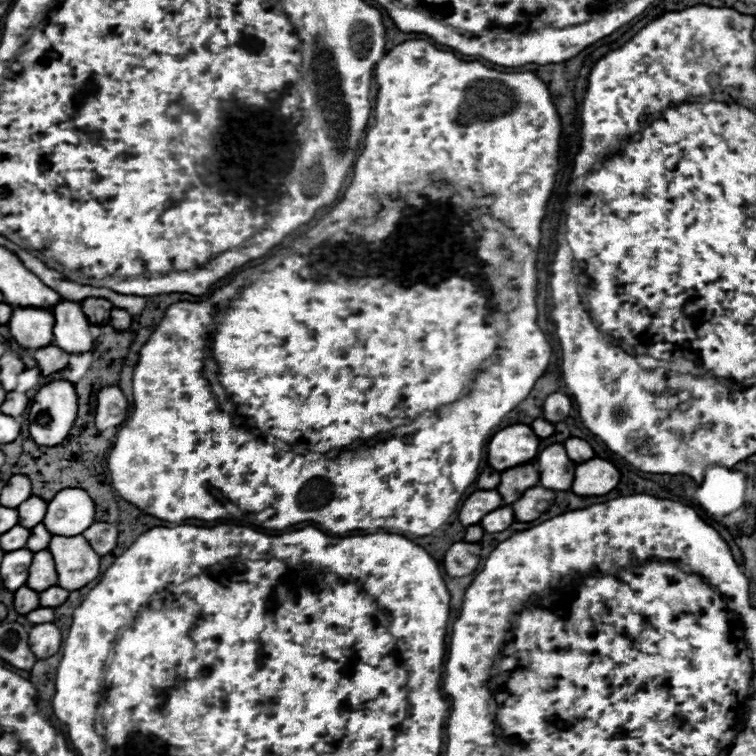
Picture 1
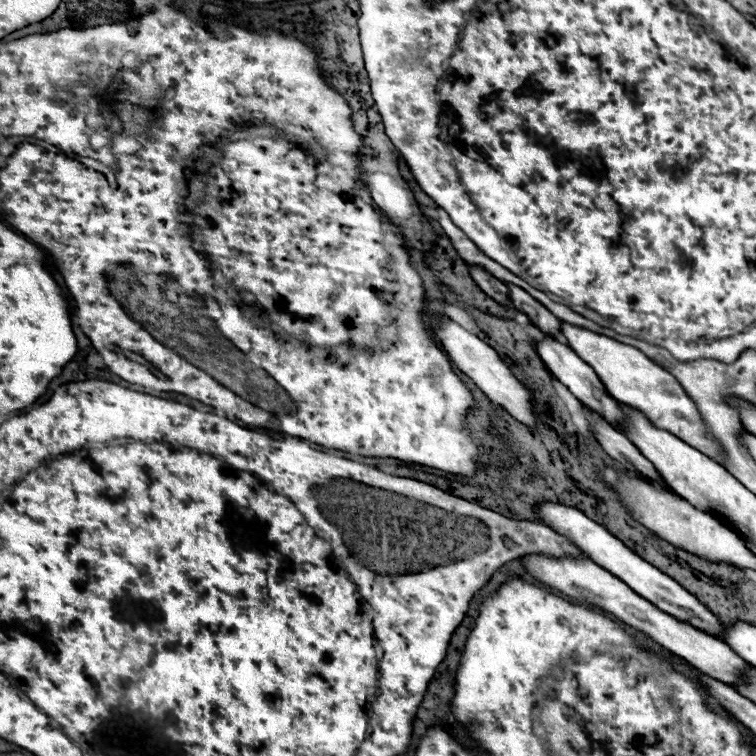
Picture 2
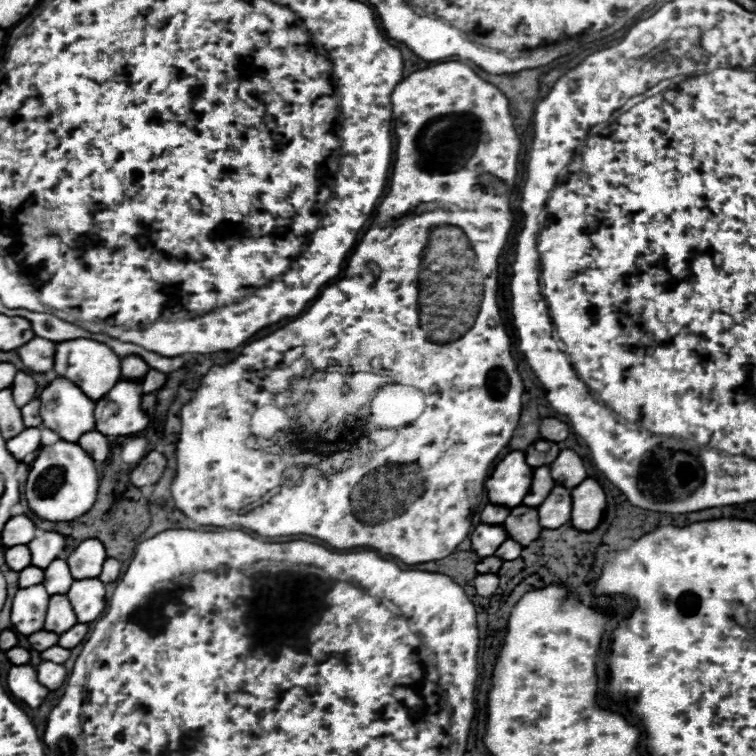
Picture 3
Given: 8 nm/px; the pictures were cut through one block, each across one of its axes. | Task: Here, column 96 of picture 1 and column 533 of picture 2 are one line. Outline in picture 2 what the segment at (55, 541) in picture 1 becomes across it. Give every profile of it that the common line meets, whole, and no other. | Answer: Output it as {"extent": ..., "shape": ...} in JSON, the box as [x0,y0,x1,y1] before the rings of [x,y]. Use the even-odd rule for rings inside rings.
{"extent":[522,554,752,686],"shape":[[[528,554],[528,556],[522,556],[522,566],[528,570],[530,576],[540,580],[542,584],[546,584],[550,588],[556,588],[556,590],[576,598],[582,604],[596,606],[596,608],[616,616],[618,620],[634,626],[636,630],[644,632],[646,636],[650,636],[652,640],[662,644],[664,648],[682,656],[686,662],[690,662],[694,668],[698,668],[706,676],[712,676],[720,682],[726,682],[726,684],[734,686],[734,684],[742,684],[744,676],[746,676],[746,670],[752,668],[752,664],[742,660],[722,640],[712,638],[712,636],[708,636],[708,634],[704,634],[704,632],[700,632],[700,630],[696,630],[688,624],[682,624],[682,622],[674,620],[670,614],[654,608],[654,604],[650,604],[642,596],[634,594],[632,588],[628,588],[620,578],[612,576],[608,570],[600,568],[594,562],[582,562],[582,560],[572,560],[572,558],[556,560],[556,558],[548,558],[548,556],[542,556],[542,554]]]}

